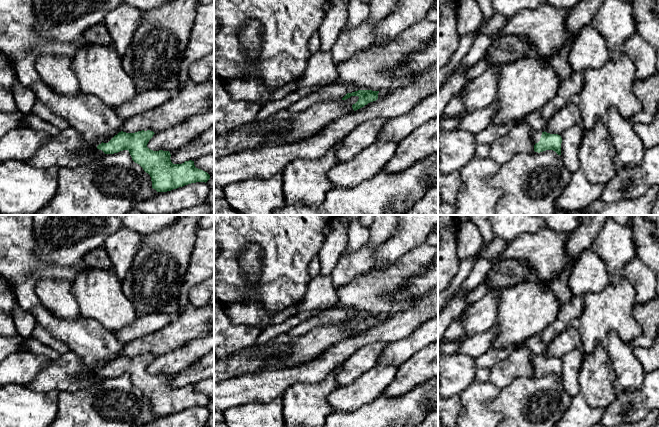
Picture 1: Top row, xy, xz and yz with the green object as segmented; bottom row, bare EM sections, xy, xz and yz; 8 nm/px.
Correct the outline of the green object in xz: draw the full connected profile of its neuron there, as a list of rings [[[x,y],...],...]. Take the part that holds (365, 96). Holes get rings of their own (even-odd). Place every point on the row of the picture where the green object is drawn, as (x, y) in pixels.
[[[348,85],[347,94],[344,96],[334,93],[330,87],[320,87],[314,92],[305,95],[297,102],[291,104],[287,110],[293,114],[305,111],[317,103],[341,99],[346,100],[351,96],[358,96],[358,101],[352,105],[353,110],[356,111],[368,103],[376,101],[378,99],[378,93],[379,91],[359,90],[355,86]]]

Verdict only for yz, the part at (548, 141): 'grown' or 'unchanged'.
grown

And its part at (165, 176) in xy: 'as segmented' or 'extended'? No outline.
extended

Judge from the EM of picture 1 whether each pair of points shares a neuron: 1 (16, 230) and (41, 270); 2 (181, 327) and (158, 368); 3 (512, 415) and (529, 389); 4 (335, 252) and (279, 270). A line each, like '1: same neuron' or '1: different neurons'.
1: same neuron
2: different neurons
3: same neuron
4: different neurons

